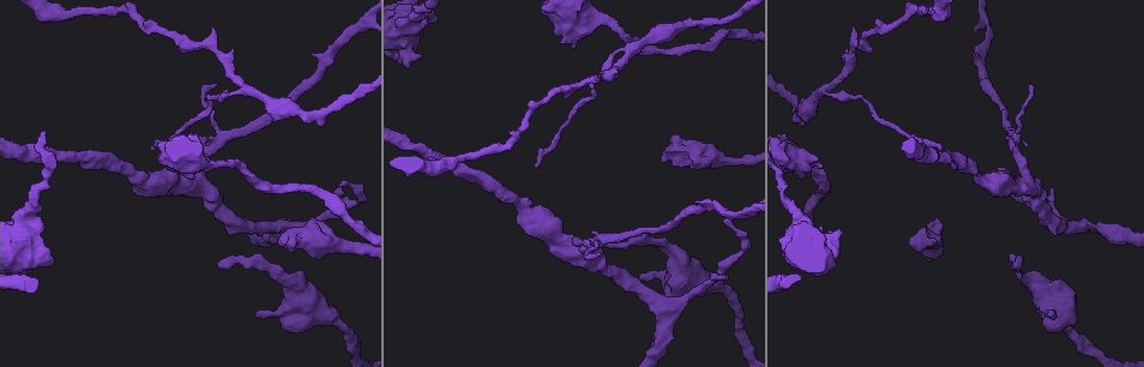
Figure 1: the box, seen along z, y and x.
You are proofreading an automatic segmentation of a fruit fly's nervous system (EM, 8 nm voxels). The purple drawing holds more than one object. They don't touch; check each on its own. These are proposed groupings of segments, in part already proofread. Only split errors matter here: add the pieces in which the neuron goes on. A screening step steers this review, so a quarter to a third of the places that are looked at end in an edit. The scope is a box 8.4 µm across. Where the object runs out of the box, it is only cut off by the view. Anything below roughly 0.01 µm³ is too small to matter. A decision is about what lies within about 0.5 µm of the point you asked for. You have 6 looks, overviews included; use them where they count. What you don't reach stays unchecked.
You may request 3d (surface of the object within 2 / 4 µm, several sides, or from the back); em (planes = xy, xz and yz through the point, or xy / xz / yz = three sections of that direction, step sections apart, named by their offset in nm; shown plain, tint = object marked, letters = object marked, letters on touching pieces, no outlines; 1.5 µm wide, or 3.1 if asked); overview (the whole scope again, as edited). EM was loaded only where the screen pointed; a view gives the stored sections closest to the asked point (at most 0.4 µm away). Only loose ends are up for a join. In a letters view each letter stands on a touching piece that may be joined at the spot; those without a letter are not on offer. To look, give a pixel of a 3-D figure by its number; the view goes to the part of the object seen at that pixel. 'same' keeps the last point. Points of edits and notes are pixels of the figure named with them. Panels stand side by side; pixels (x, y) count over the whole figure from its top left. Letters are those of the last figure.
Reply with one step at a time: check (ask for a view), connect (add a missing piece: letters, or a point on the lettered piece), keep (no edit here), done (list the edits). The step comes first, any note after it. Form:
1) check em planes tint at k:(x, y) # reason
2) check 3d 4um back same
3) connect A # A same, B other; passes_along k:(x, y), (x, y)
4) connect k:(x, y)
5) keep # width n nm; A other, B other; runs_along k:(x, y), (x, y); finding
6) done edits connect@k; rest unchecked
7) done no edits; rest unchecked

check 3d 2um at 1:(574, 238)

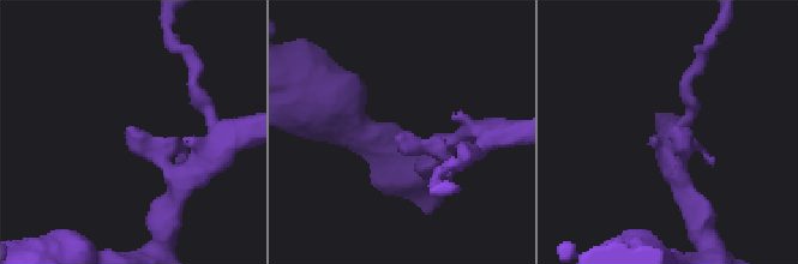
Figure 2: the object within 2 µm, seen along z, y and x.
check em yz step 4 tint at 2:(675, 128)

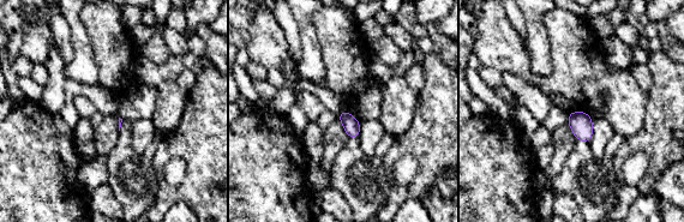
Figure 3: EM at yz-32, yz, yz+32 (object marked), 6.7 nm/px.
check em xy step 4 letters same

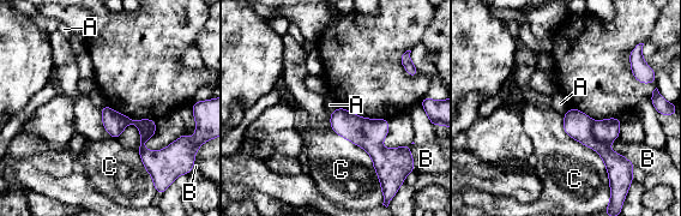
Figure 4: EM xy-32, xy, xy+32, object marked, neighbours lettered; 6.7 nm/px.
keep # longest_contact C 550 nm; A other, B other, C other; none of them fits

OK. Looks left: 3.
check em xz step 8 tint at 1:(153, 149) # tapers out

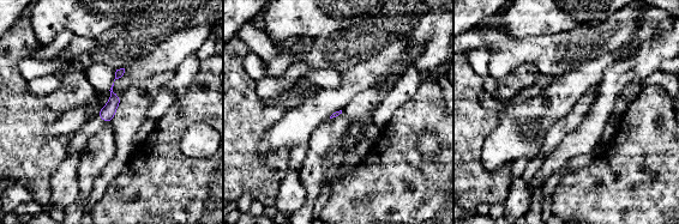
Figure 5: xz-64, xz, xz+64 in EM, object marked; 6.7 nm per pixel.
check em planes letters same # another direction

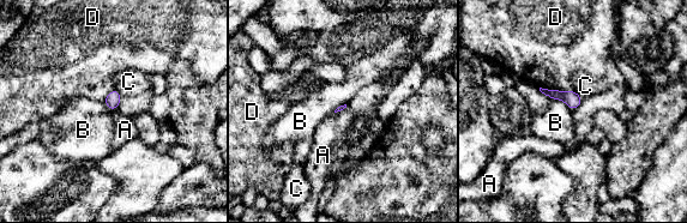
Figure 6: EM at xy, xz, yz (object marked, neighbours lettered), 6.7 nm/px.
keep # A other, B other, C other, D other; border 6:(583, 100), (572, 112); none of them fits

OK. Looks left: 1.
done no edits; rest unchecked

